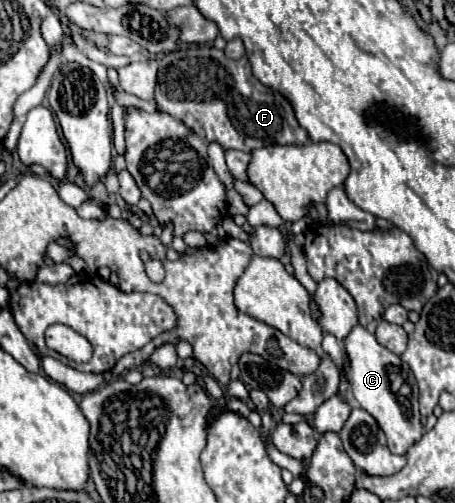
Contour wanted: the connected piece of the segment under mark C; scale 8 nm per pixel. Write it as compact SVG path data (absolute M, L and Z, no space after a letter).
M361 325L353 327L349 337L343 341L343 347L351 359L349 381L357 403L369 415L375 417L375 421L379 423L379 427L387 437L389 451L395 455L405 455L407 449L423 437L423 425L421 425L421 413L419 413L419 391L411 369L407 367L407 363L401 361L399 355L379 345L375 335L367 333L367 329Z

